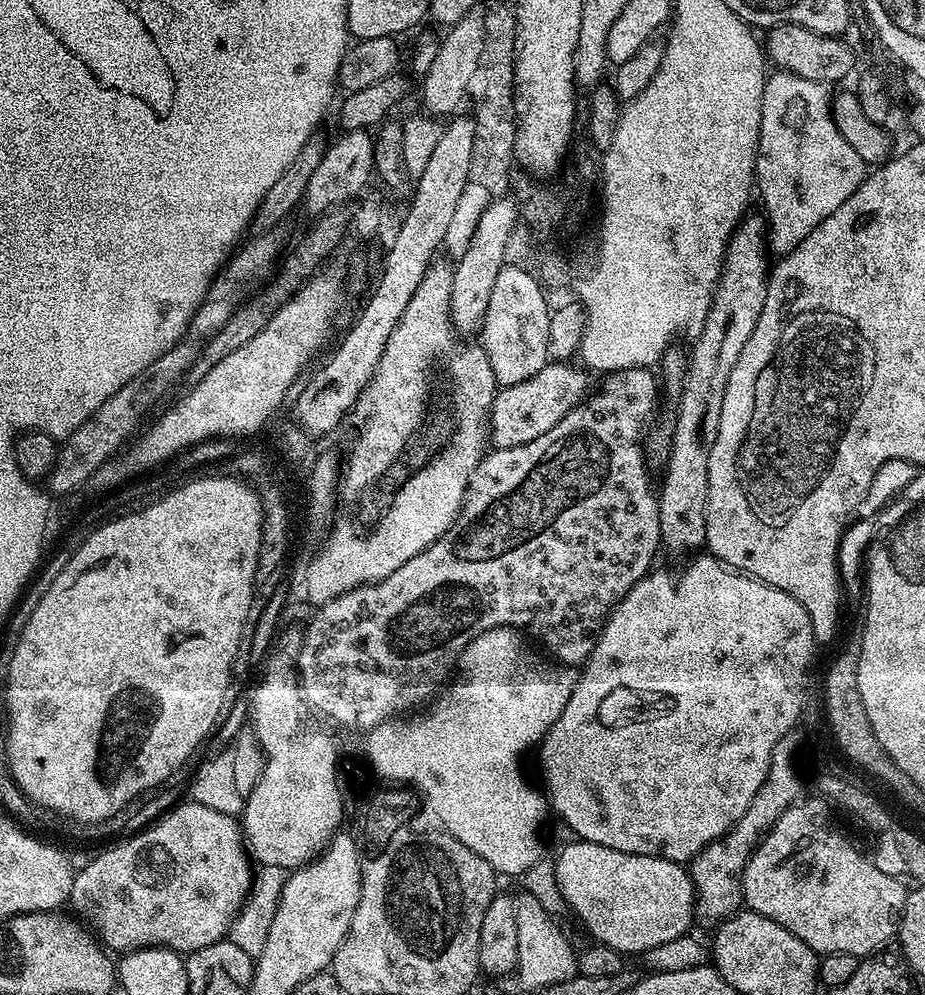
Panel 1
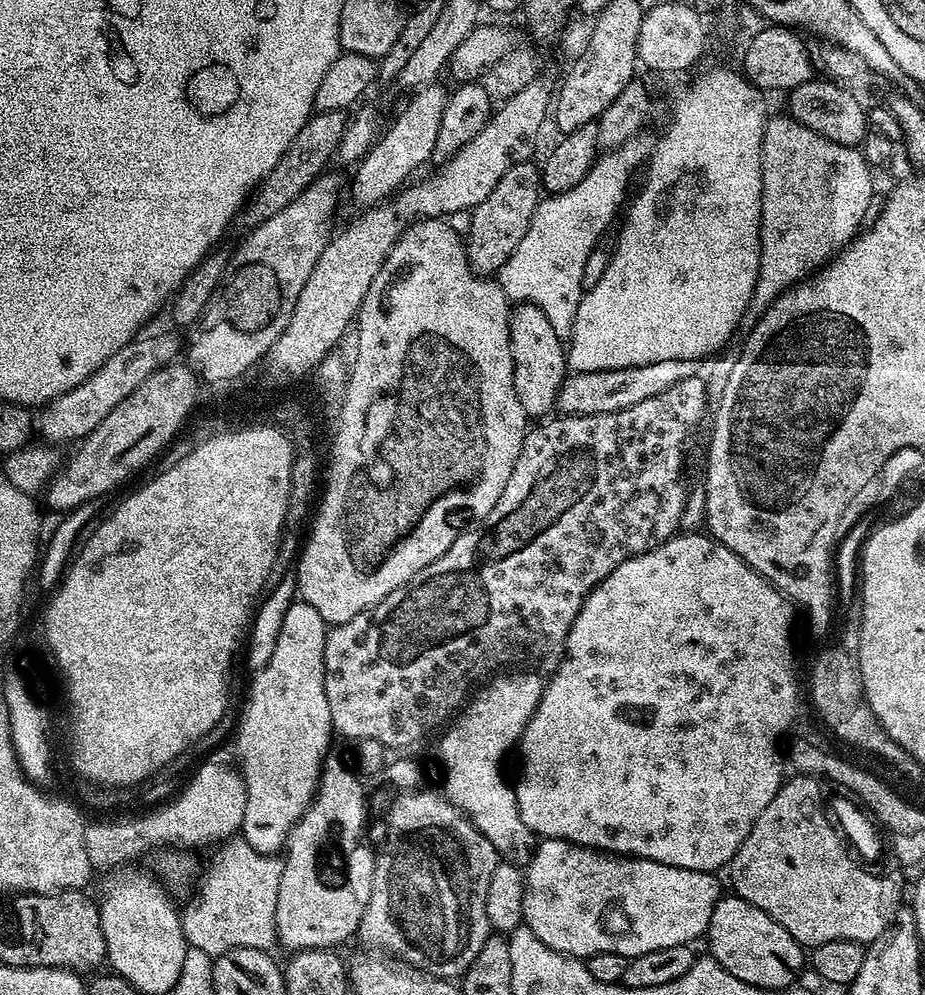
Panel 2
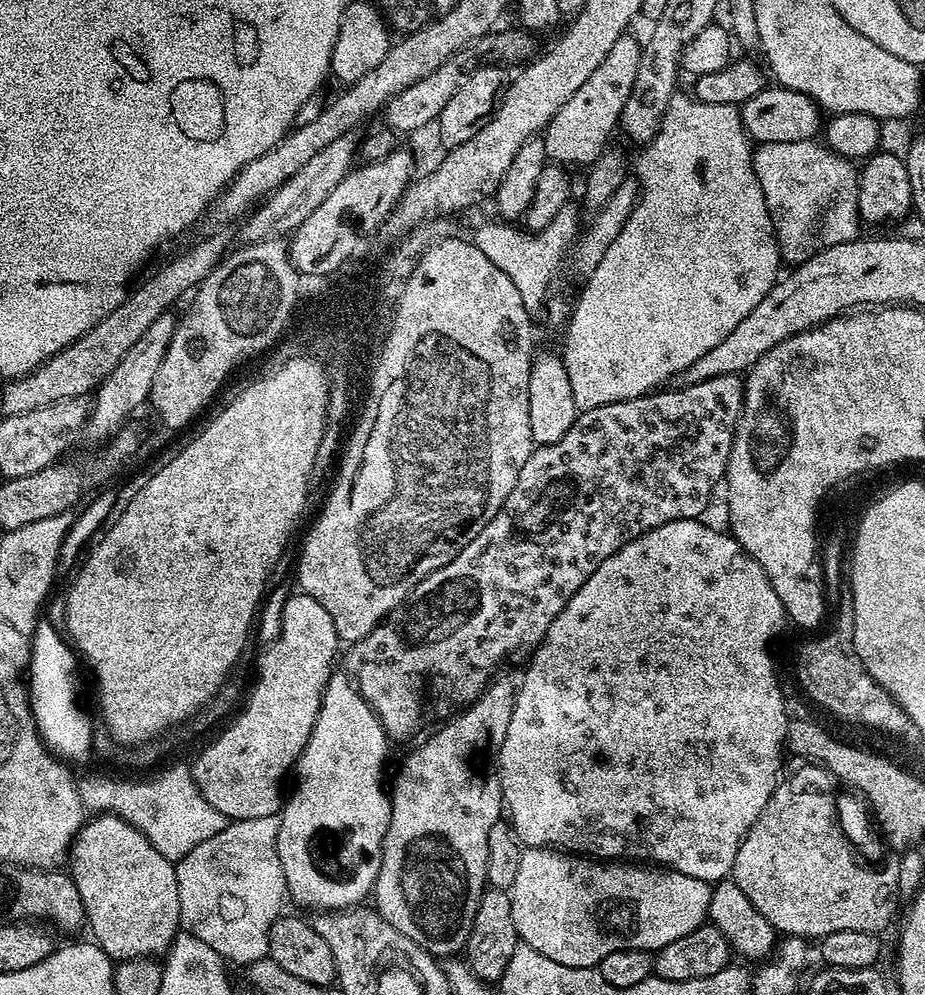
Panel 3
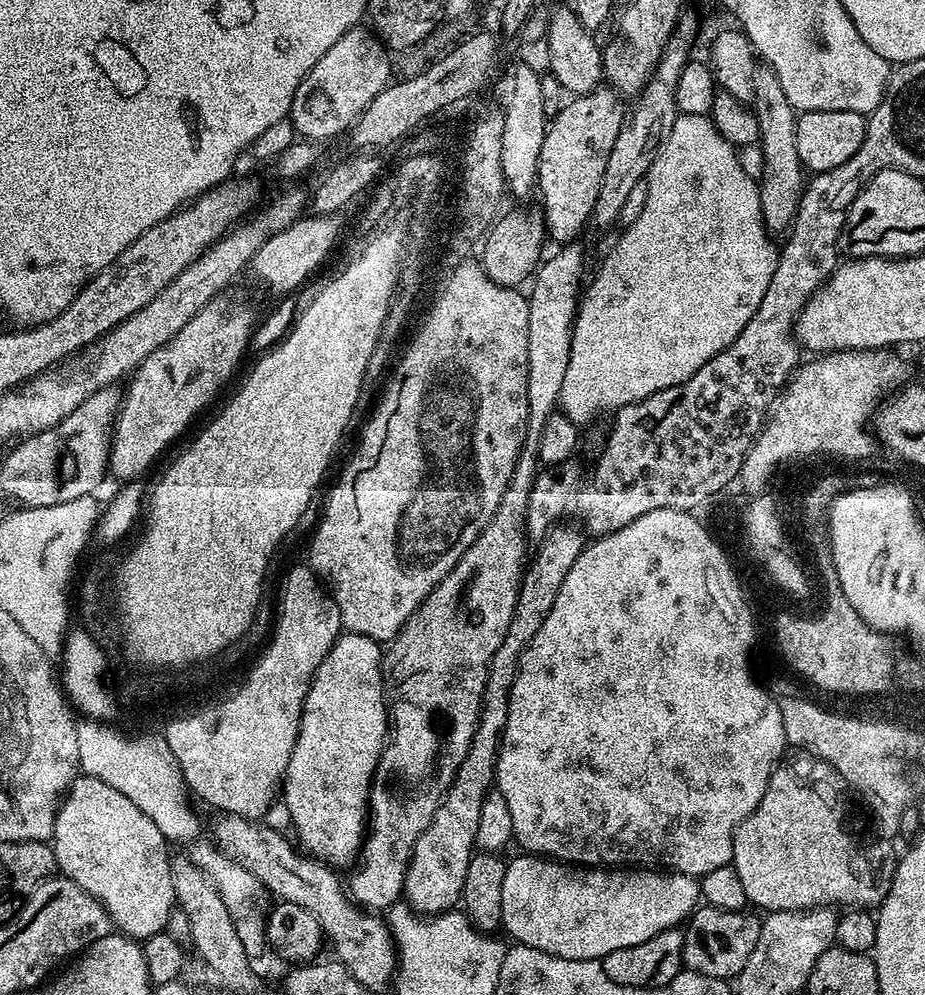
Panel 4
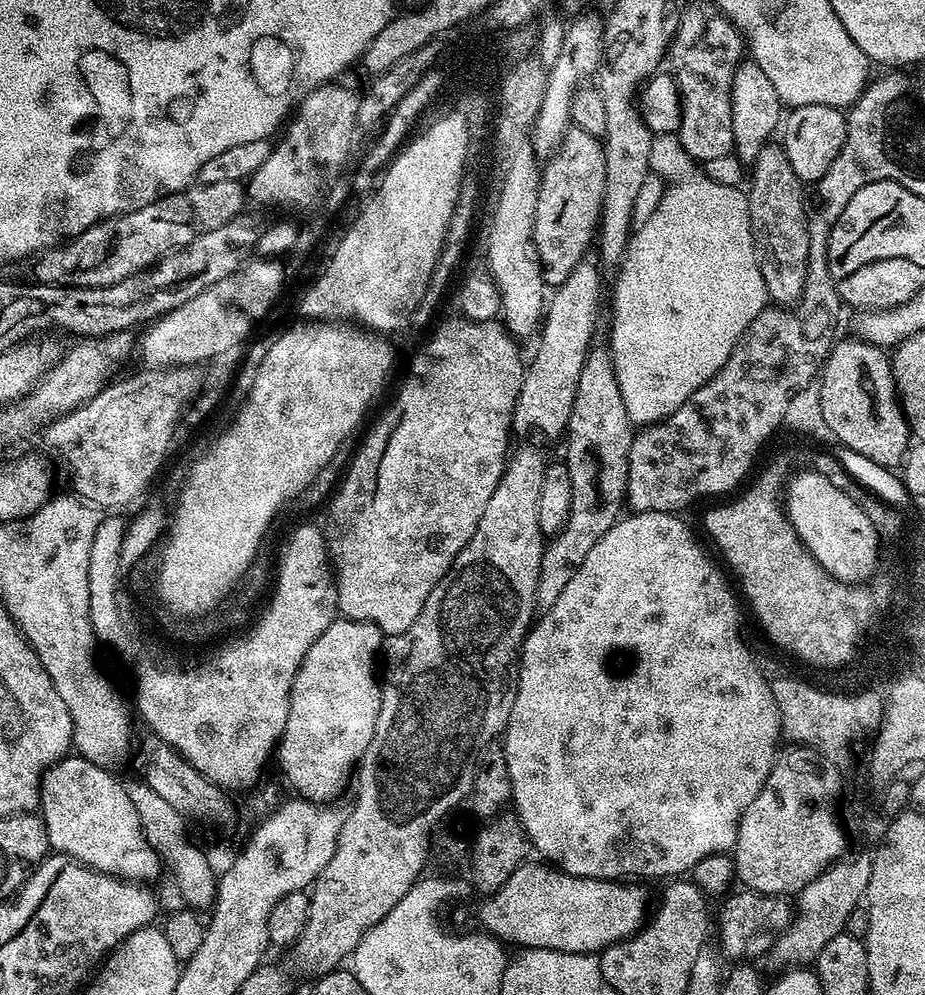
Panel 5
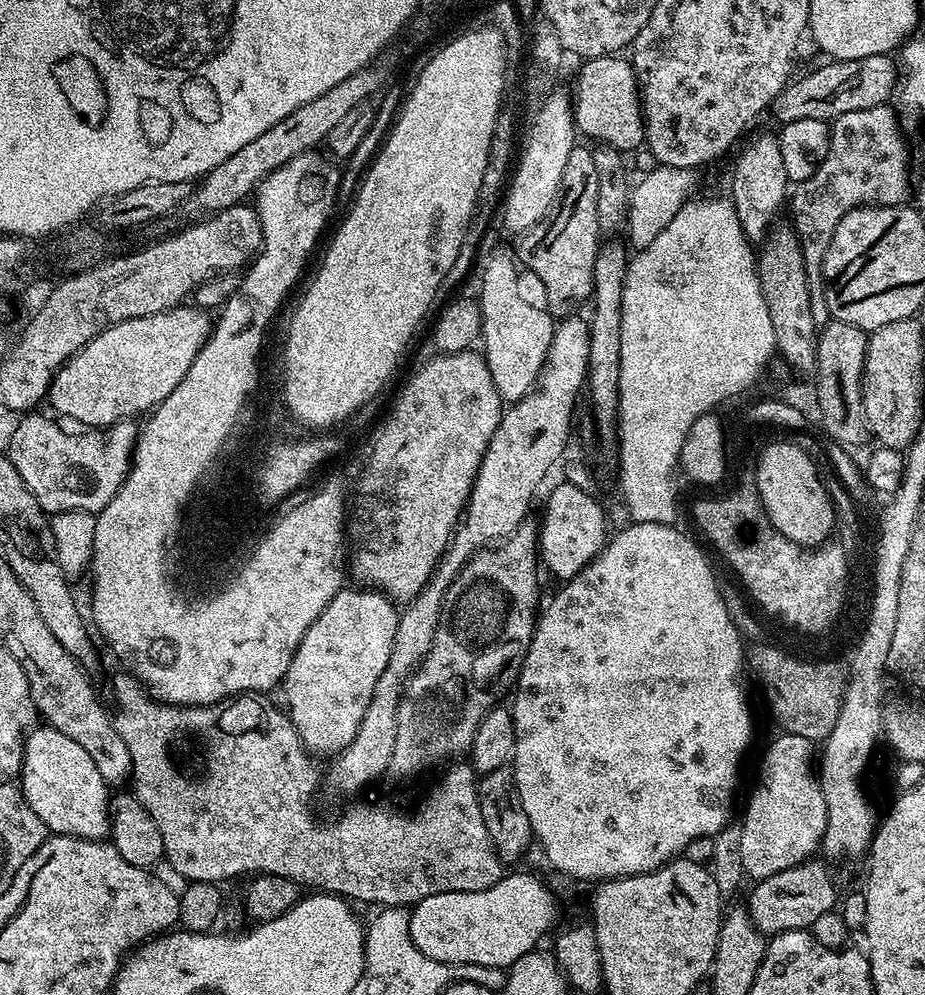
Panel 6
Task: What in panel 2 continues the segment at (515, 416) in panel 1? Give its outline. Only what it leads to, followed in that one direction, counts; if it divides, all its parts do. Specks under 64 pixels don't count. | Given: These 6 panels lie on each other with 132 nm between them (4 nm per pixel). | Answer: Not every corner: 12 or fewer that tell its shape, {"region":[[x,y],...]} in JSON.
{"region":[[694,360],[572,372],[556,396],[565,416],[626,410],[682,378]]}

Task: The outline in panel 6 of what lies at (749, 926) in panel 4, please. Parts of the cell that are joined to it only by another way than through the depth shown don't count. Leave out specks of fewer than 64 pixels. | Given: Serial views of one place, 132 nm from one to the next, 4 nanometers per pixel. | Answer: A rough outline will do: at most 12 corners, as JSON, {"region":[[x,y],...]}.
{"region":[[823,859],[755,881],[748,917],[765,938],[811,929],[833,911]]}

